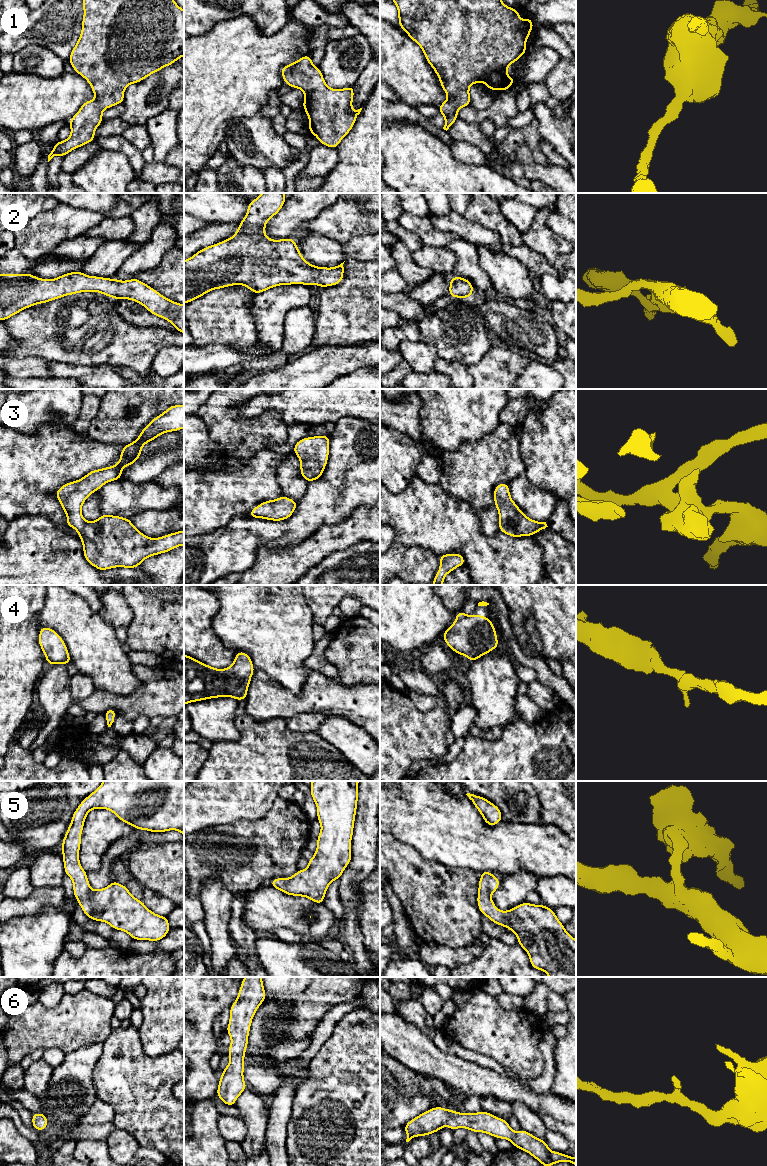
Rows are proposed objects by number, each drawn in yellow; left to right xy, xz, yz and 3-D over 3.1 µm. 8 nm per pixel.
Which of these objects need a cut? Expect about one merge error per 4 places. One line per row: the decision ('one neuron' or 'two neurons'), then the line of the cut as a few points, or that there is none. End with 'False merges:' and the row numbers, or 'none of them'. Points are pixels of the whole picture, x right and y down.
1: one neuron; cut none
2: one neuron; cut none
3: one neuron; cut none
4: one neuron; cut none
5: one neuron; cut none
6: one neuron; cut none
False merges: none of them

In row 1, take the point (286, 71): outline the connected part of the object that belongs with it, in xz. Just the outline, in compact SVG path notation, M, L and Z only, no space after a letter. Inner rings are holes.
M308 54L282 67L281 75L285 84L304 92L301 107L308 115L308 131L318 138L320 144L336 149L362 110L352 109L354 85L342 89L329 88L322 71L313 65Z

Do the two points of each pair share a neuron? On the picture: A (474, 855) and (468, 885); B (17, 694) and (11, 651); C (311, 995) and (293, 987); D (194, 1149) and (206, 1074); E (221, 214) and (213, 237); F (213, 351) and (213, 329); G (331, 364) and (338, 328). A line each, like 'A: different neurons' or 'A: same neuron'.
A: different neurons
B: same neuron
C: different neurons
D: different neurons
E: different neurons
F: different neurons
G: different neurons

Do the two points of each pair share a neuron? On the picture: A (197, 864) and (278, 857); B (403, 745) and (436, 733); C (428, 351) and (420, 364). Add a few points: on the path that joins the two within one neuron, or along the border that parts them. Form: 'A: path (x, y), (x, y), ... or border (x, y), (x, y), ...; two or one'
A: path (217, 858), (258, 858); one
B: path (411, 737), (420, 737), (424, 733), (428, 733); one
C: path (425, 354), (420, 361); one

